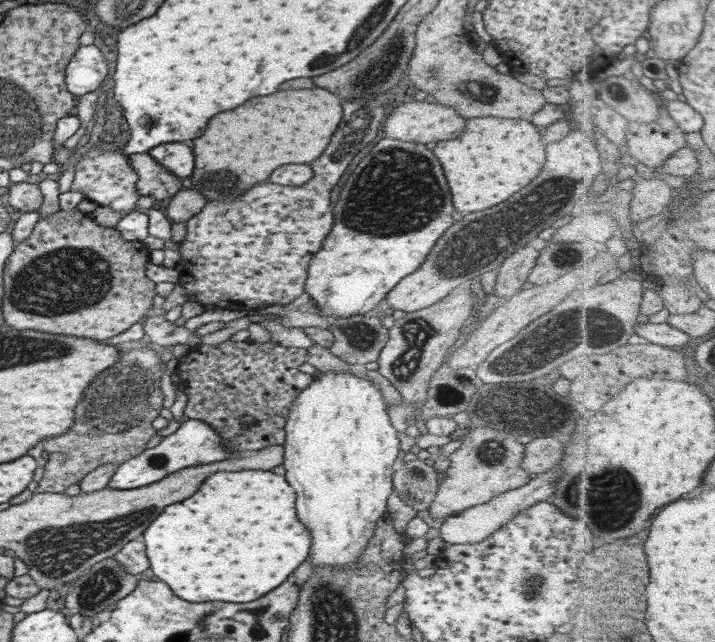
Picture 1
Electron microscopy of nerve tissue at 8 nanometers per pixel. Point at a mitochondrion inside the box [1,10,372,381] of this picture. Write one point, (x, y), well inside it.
(62, 280)

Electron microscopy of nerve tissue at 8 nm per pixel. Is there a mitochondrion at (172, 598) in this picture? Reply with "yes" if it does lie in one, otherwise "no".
no

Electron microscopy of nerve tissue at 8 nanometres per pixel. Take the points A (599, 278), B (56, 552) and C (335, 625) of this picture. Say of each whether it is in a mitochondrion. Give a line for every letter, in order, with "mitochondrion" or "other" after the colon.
A: other
B: mitochondrion
C: mitochondrion

